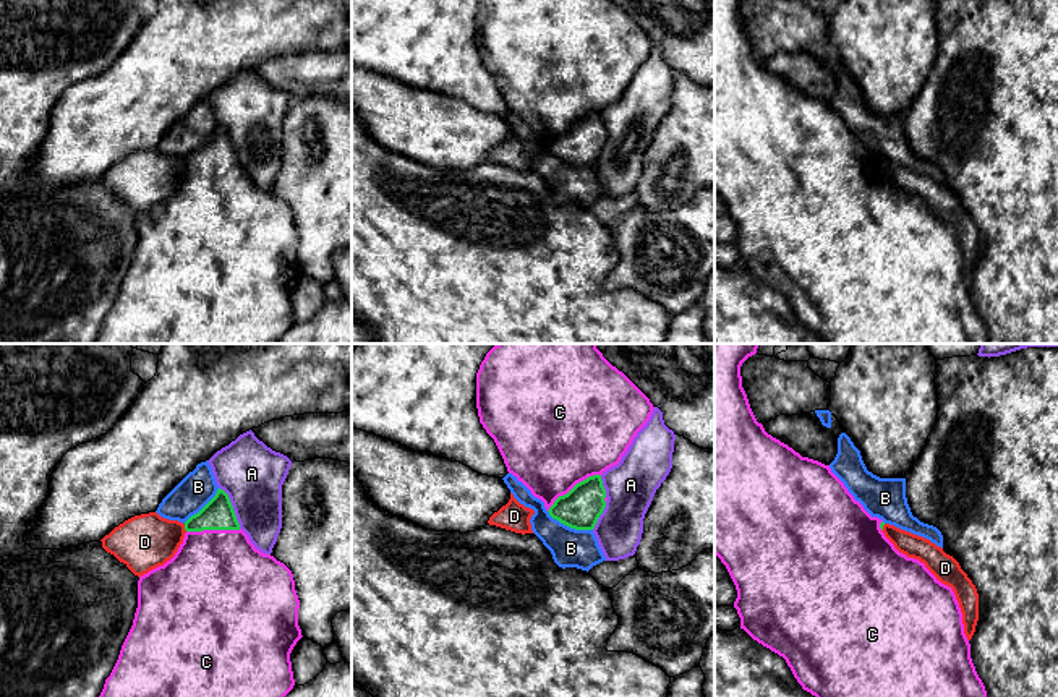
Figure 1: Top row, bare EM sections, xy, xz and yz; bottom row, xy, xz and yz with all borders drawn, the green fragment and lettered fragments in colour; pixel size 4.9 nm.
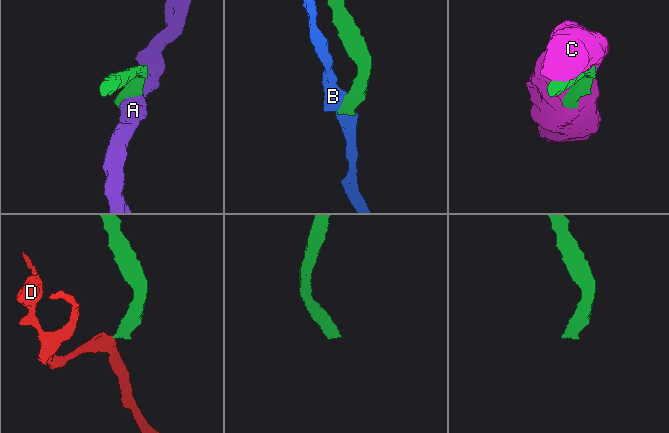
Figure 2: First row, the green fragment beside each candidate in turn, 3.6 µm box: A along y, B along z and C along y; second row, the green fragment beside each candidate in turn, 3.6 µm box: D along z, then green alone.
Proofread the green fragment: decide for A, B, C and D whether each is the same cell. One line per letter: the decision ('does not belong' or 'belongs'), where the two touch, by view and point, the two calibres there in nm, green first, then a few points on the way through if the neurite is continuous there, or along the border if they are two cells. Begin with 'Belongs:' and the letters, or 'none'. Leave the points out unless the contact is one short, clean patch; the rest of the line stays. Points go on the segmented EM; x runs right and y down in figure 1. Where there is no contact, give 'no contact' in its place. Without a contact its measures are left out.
Belongs: C
A: does not belong; meets green in xy at (232, 508); 160 nm thick on the green side, 320 nm on the other
B: does not belong; meets green in xz at (569, 525); 200 nm thick on the green side, 190 nm on the other; border along xz (546, 511), (571, 527), (592, 530)
C: belongs; meets green in xz at (574, 487); 200 nm thick on the green side, 480 nm on the other
D: does not belong; meets green in xy at (185, 527); 160 nm thick on the green side, 280 nm on the other; border along xy (183, 524), (187, 530)

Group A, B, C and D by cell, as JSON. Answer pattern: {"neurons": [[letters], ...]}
{"neurons": [["A"], ["B"], ["C"], ["D"]]}

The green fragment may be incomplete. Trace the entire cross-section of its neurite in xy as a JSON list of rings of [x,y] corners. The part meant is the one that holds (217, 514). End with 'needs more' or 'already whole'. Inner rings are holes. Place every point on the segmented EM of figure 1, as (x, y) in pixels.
[[[224,490],[194,515],[185,522],[185,538],[175,556],[138,580],[138,608],[133,626],[122,645],[118,660],[105,679],[99,697],[285,697],[295,686],[290,653],[303,637],[298,626],[300,600],[295,590],[292,571],[271,554],[254,548],[248,535],[240,528],[233,506]]]; needs more

